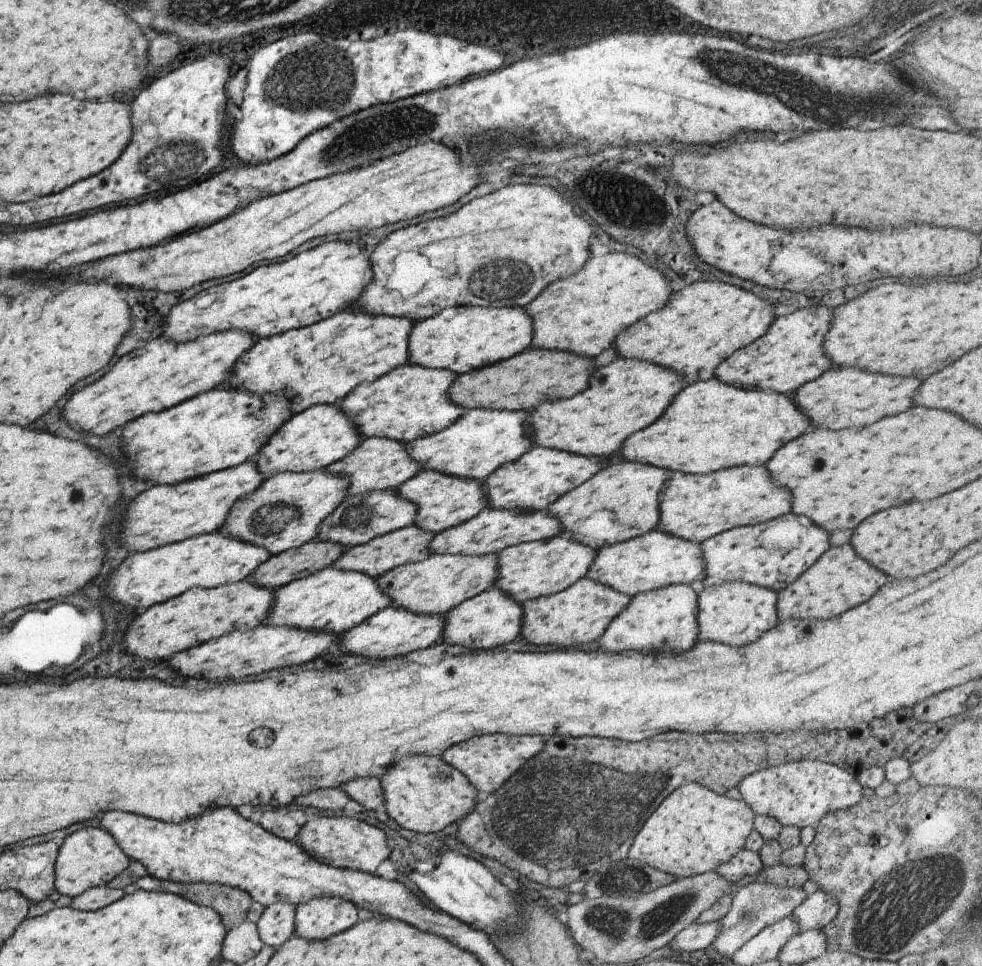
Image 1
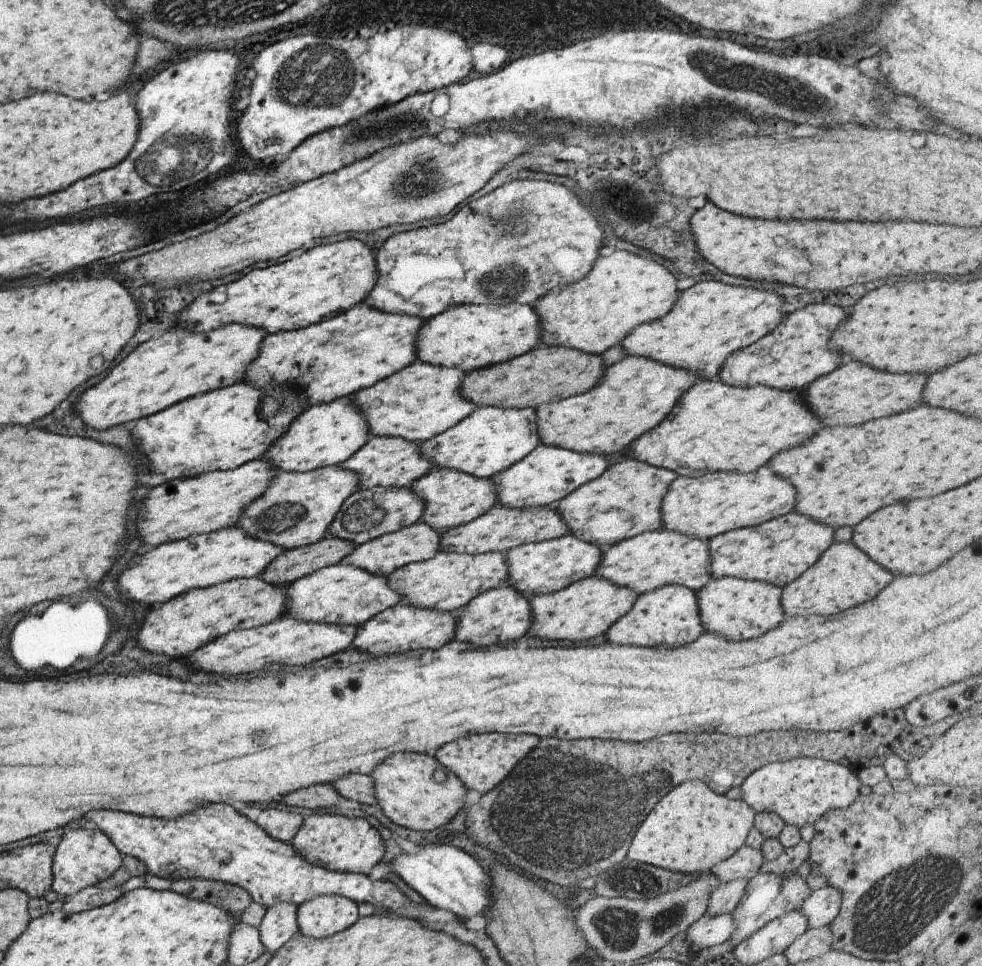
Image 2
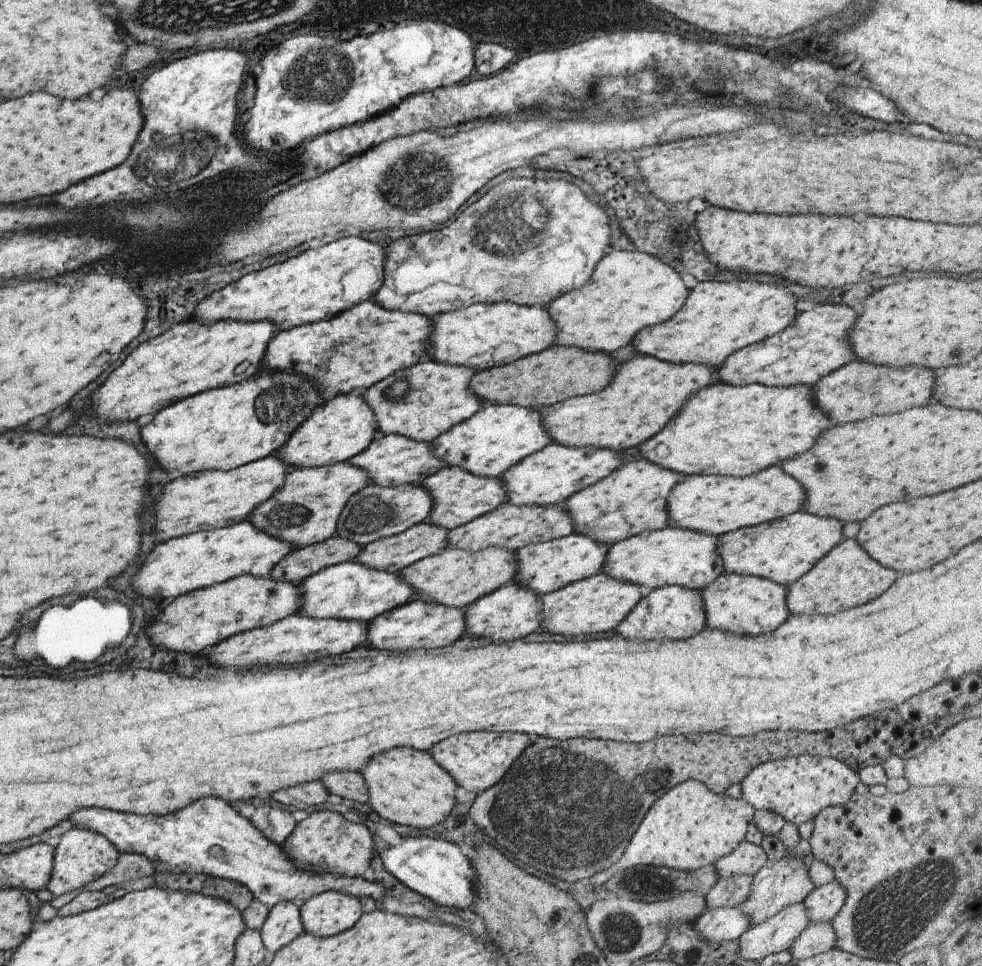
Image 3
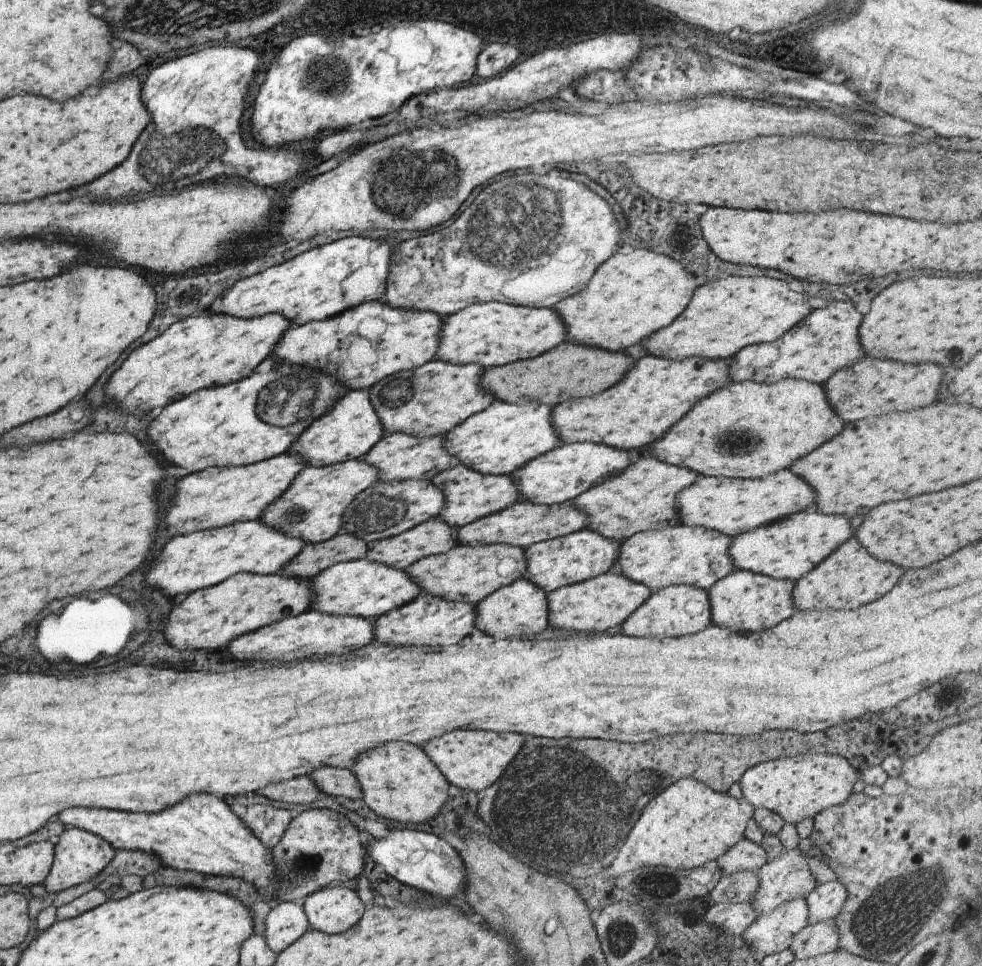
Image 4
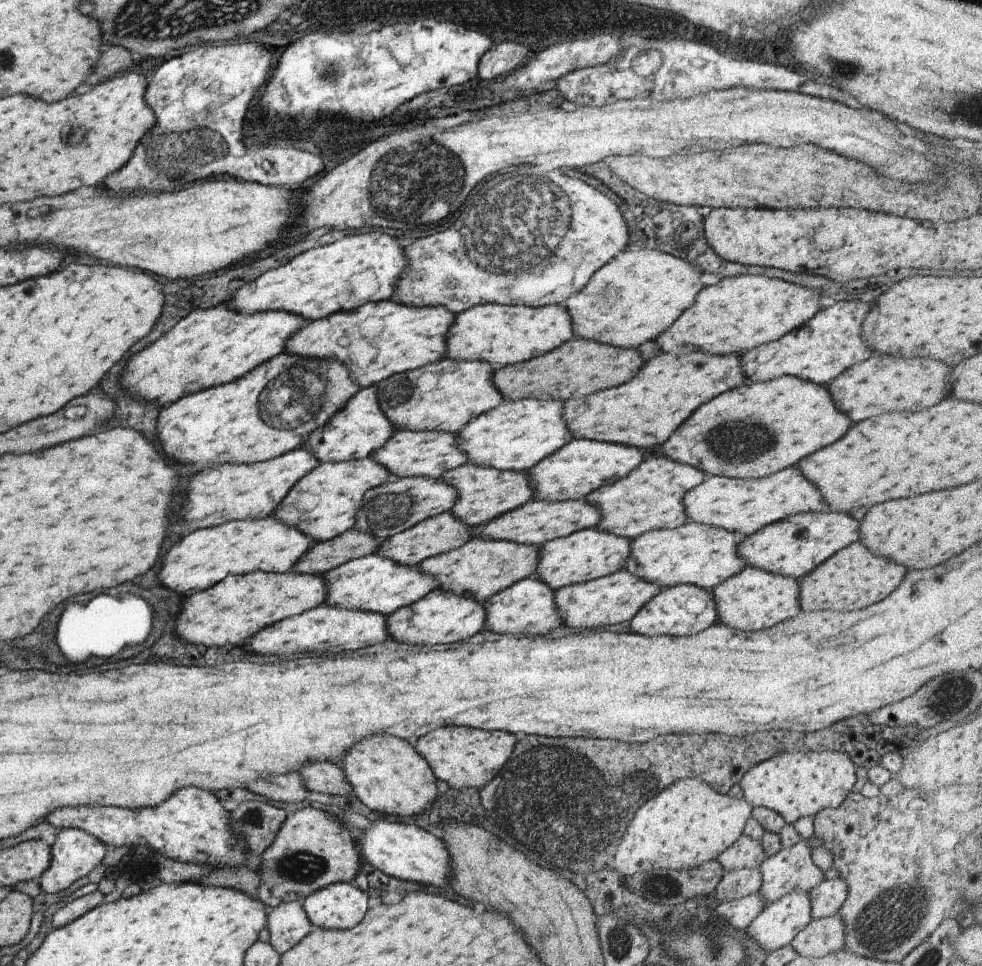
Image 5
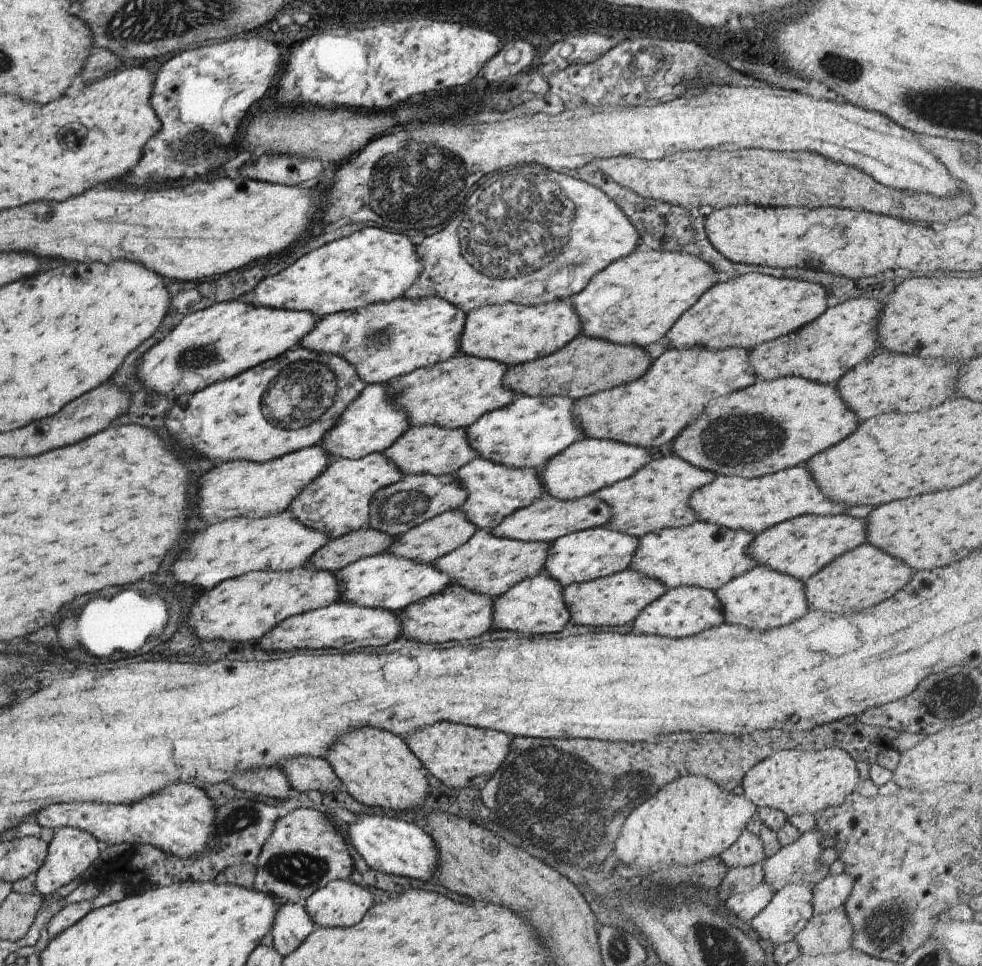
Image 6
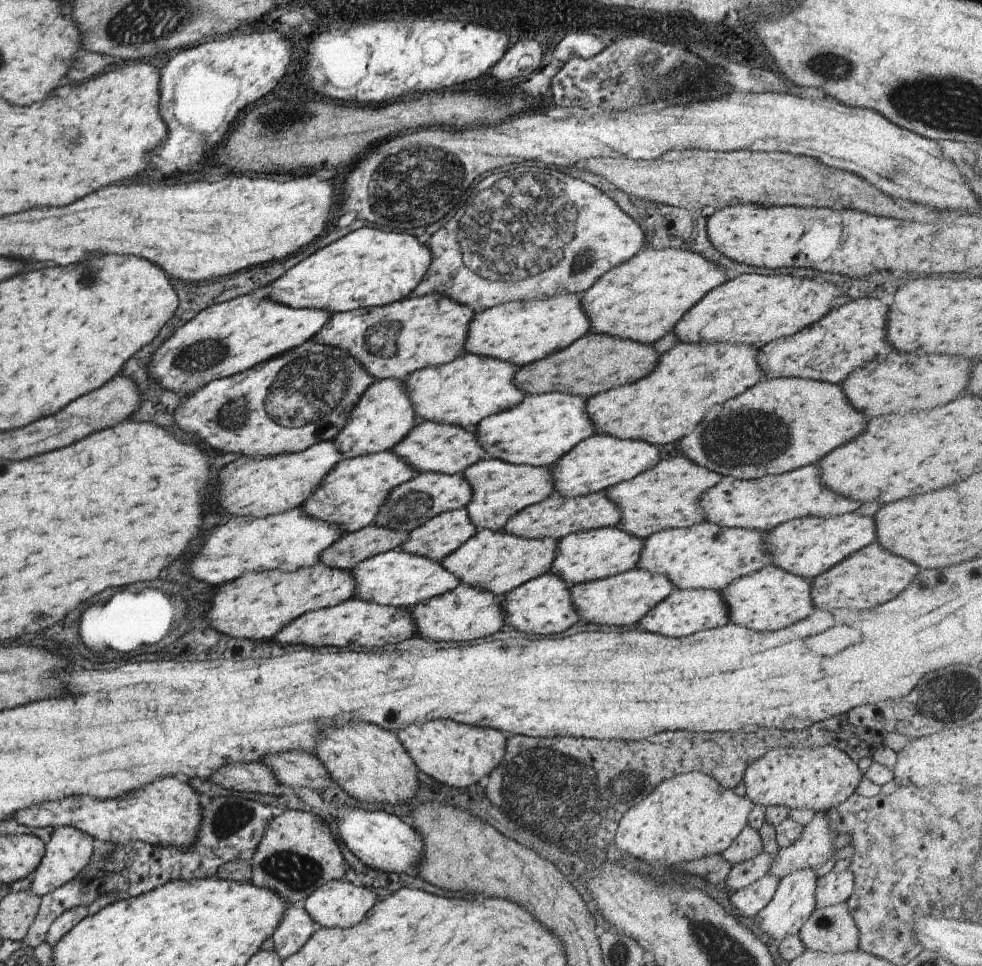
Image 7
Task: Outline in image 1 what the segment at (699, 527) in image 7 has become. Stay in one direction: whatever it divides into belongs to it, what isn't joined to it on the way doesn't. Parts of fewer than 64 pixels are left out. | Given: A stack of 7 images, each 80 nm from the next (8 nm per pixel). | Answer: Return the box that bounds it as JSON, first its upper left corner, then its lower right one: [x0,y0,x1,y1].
[585,528,703,598]

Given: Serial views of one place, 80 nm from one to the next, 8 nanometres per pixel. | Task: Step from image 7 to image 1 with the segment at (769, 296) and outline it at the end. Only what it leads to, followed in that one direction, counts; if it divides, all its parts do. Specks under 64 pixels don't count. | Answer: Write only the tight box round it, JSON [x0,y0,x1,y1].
[611,281,773,385]

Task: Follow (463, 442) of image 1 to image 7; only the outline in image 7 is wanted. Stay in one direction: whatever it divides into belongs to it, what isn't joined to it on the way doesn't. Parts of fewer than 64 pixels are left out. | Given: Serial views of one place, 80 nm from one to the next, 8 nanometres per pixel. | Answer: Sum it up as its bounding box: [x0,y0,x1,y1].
[472,392,597,468]

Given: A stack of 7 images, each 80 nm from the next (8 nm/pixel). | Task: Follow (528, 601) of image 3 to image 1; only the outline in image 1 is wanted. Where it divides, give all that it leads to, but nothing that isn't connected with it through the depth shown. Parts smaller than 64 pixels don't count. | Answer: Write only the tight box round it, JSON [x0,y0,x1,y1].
[441,587,522,648]

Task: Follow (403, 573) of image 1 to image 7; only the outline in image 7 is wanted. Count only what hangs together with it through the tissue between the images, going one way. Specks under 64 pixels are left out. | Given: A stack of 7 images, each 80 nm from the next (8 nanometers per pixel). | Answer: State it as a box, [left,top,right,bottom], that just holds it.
[439,529,556,598]

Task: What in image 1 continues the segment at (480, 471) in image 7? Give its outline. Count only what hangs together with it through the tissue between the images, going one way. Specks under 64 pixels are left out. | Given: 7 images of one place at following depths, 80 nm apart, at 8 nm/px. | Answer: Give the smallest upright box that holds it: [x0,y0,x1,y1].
[395,470,486,535]

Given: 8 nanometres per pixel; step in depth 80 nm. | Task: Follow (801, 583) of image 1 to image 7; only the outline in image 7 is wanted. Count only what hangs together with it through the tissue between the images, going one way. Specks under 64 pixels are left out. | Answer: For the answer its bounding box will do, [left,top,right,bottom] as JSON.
[810,542,917,610]

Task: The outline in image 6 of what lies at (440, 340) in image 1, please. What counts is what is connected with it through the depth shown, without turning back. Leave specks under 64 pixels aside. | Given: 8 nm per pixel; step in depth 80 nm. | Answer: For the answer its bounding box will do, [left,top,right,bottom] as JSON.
[456,299,580,368]

